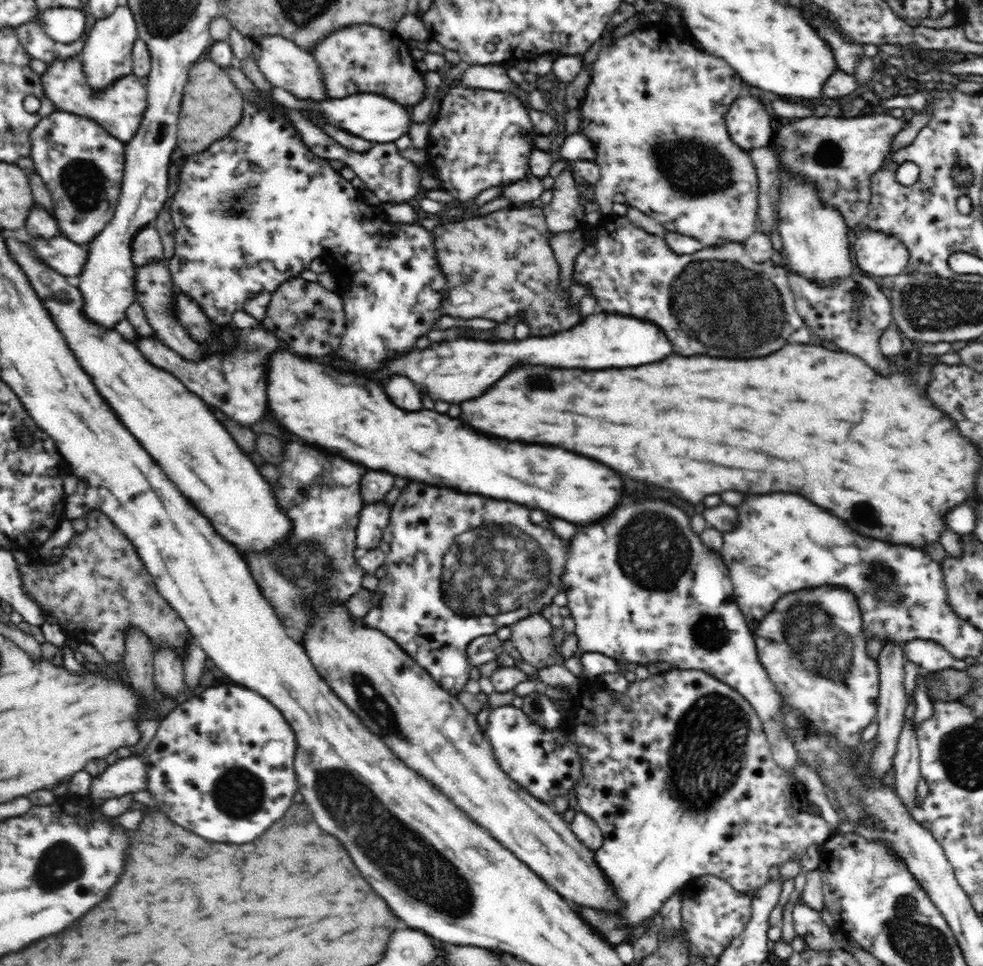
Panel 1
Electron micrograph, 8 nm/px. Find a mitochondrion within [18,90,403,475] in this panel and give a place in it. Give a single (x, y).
(79, 183)

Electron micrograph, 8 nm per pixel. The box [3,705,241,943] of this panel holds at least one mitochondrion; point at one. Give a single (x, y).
(60, 866)

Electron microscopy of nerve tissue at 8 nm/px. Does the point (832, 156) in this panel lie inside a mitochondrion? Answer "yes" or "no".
yes

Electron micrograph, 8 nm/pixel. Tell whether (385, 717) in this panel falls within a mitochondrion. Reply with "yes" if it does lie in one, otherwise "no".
yes

